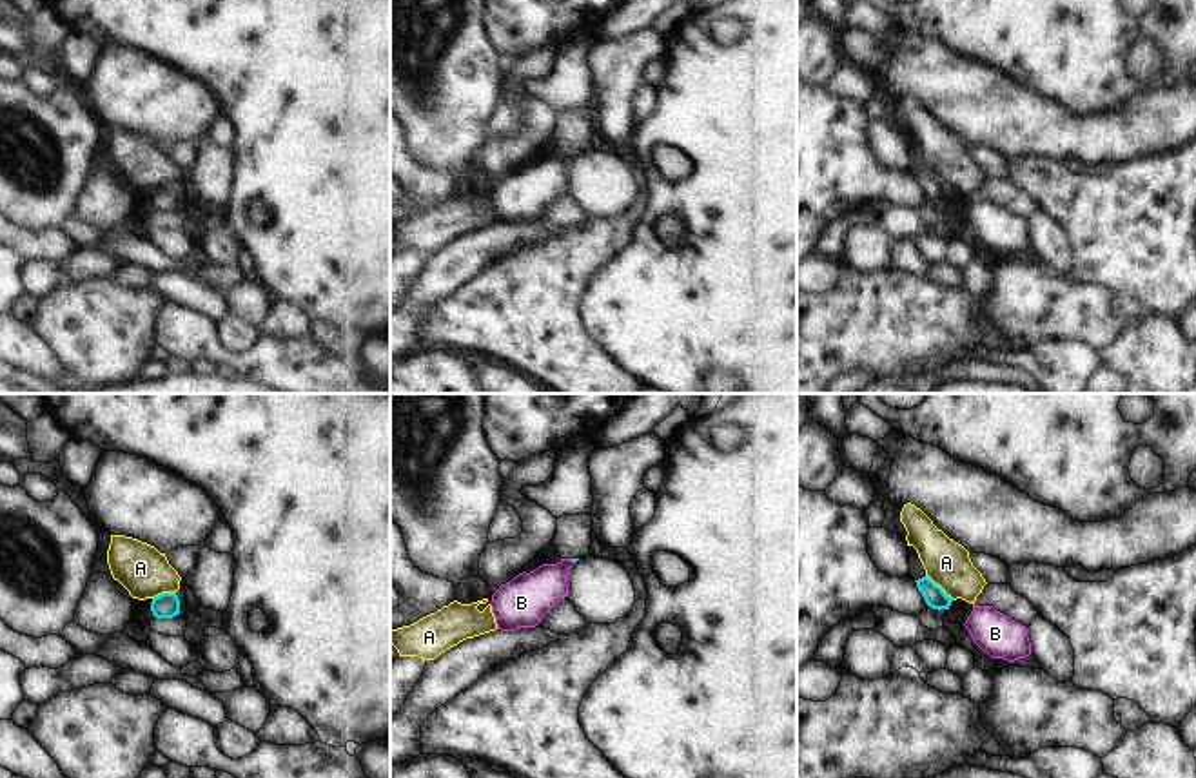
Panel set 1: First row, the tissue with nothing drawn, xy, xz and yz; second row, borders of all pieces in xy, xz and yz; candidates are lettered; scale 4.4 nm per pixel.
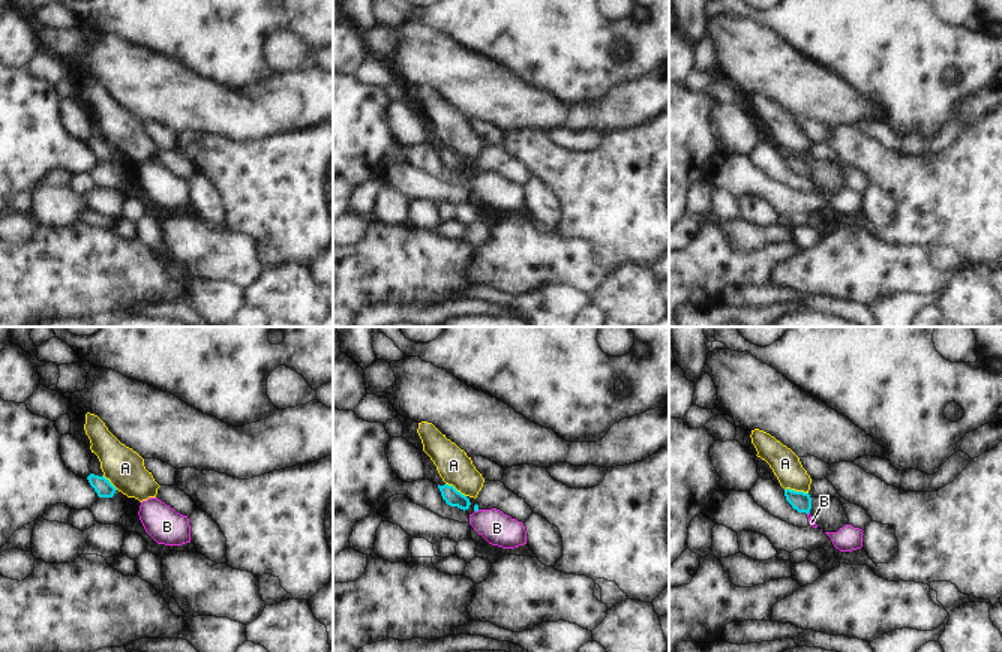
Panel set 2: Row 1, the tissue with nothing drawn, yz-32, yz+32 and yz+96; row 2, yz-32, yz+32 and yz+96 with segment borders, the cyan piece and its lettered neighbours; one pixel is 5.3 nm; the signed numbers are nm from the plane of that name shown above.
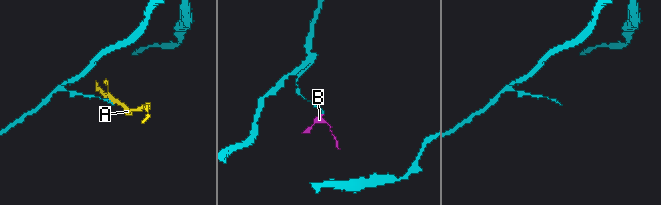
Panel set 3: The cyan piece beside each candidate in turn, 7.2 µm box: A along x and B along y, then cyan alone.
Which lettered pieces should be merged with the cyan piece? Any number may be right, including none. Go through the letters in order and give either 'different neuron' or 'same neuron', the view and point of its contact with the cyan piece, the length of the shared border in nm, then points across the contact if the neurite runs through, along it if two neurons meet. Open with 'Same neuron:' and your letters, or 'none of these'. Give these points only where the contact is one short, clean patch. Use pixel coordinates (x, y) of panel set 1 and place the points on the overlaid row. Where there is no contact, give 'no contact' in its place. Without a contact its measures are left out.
Same neuron: none of these
A: different neuron; meets cyan in yz at (941, 588); contact 170 nm long; border along yz (926, 575), (953, 599)
B: different neuron; meets cyan in xz at (572, 559); contact 40 nm long; border along xz (568, 559), (574, 563)

